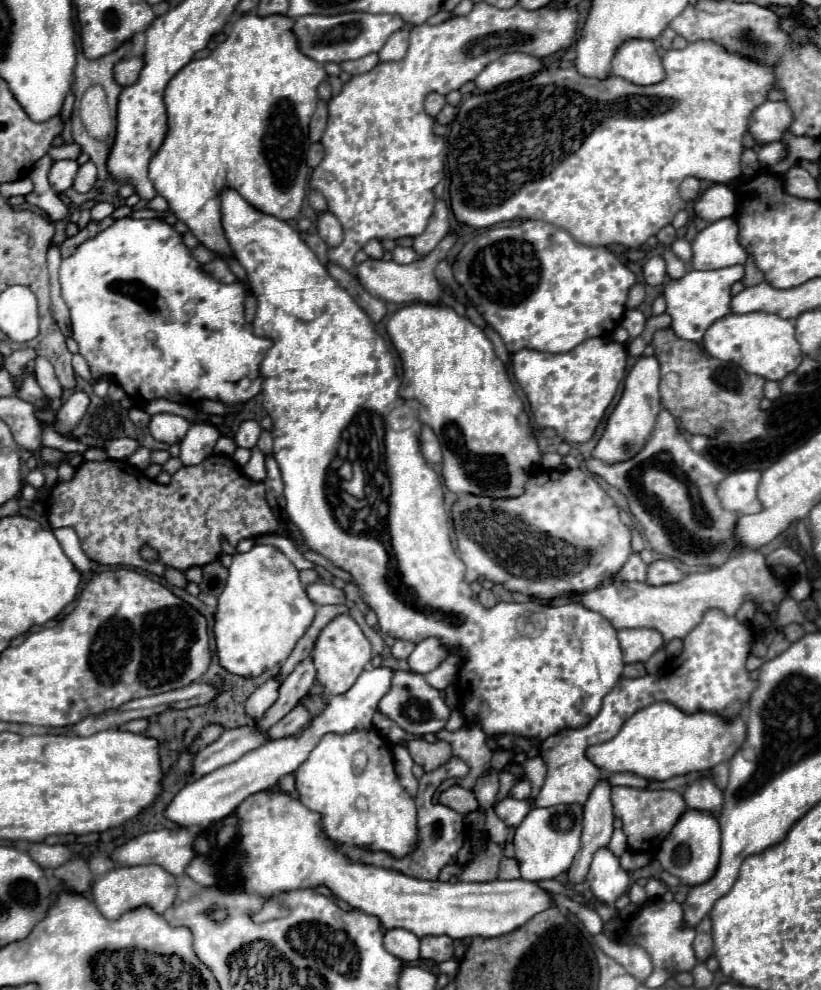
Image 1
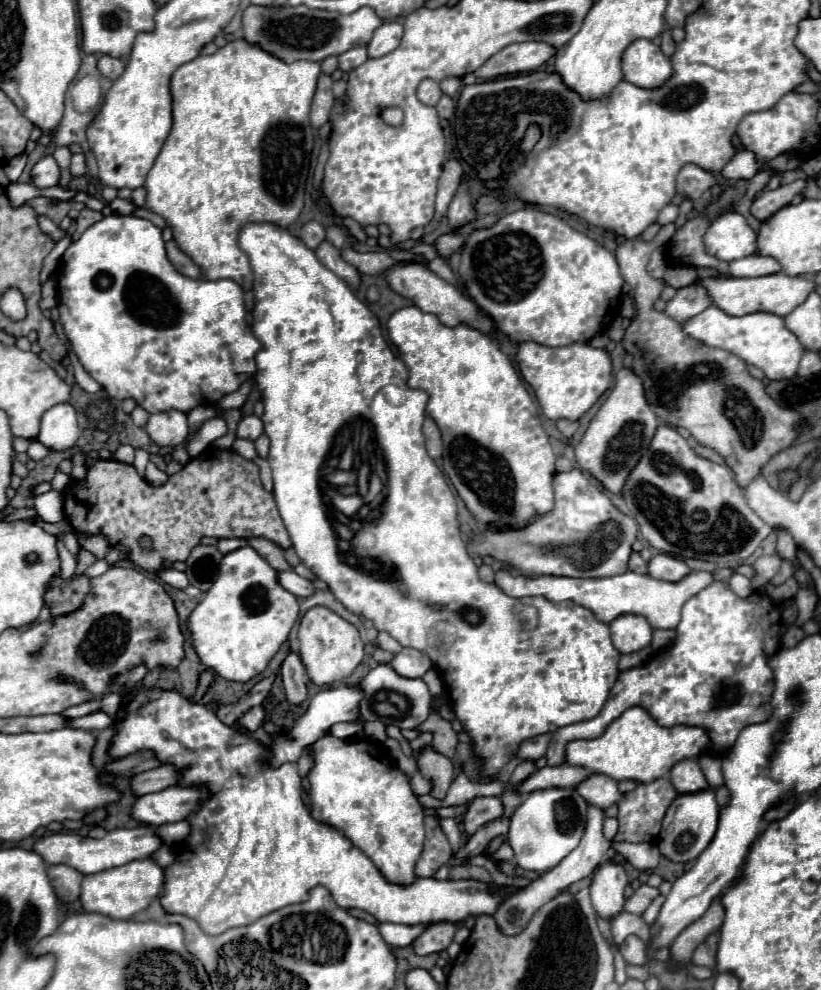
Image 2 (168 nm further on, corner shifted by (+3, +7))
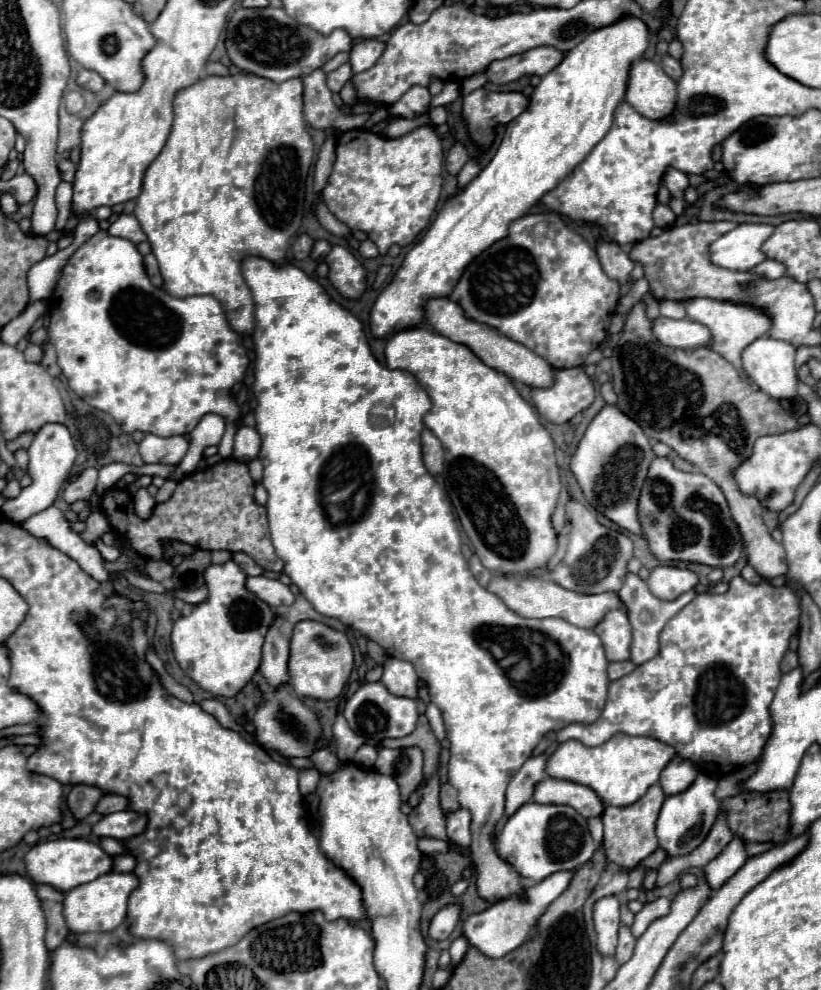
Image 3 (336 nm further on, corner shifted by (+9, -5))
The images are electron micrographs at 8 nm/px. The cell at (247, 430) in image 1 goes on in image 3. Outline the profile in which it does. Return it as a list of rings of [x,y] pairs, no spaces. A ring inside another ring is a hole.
[[[241,426],[235,434],[235,446],[233,446],[233,458],[251,462],[257,458],[261,448],[261,438],[255,428],[251,426]]]

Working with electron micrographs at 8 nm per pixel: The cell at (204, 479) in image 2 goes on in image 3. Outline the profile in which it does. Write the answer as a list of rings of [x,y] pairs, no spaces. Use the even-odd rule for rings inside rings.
[[[225,458],[219,464],[203,470],[203,472],[193,472],[191,476],[183,478],[173,496],[163,502],[157,504],[153,510],[153,516],[149,520],[141,520],[137,518],[135,510],[133,510],[133,500],[125,490],[109,490],[103,496],[103,510],[111,522],[111,526],[117,532],[123,532],[123,536],[127,536],[131,540],[131,548],[135,552],[139,552],[145,558],[163,558],[163,548],[159,544],[159,540],[183,540],[185,544],[203,548],[203,550],[229,550],[229,552],[245,552],[249,554],[263,570],[273,570],[273,572],[281,572],[283,570],[283,562],[279,560],[279,556],[275,554],[275,548],[271,544],[269,538],[269,526],[267,526],[267,510],[265,506],[259,506],[253,498],[255,492],[255,482],[253,478],[249,478],[249,468],[245,462],[239,462],[235,458]]]

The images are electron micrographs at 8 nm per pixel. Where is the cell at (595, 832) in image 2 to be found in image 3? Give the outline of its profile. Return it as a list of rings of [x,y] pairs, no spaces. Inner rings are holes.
[[[555,872],[549,878],[545,878],[543,882],[533,884],[531,888],[527,888],[525,890],[525,900],[523,898],[501,900],[501,902],[491,904],[487,910],[483,910],[479,914],[471,914],[463,922],[463,936],[465,936],[465,940],[471,946],[475,946],[487,958],[501,958],[501,956],[509,954],[511,950],[519,948],[527,940],[527,936],[531,934],[531,930],[535,926],[535,920],[567,888],[571,876],[573,876],[573,872]]]

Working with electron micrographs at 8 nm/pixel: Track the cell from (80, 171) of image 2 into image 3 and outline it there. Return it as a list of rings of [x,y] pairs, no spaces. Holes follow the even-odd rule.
[[[67,158],[59,160],[59,174],[61,174],[61,180],[65,180],[65,182],[73,182],[75,170],[77,170],[77,166],[75,166],[71,160],[67,160]]]

